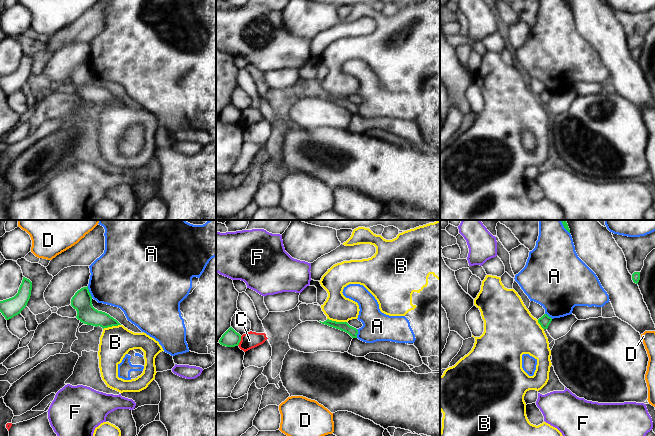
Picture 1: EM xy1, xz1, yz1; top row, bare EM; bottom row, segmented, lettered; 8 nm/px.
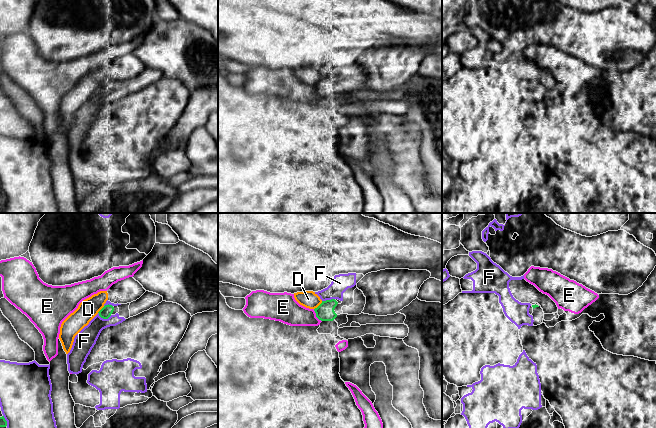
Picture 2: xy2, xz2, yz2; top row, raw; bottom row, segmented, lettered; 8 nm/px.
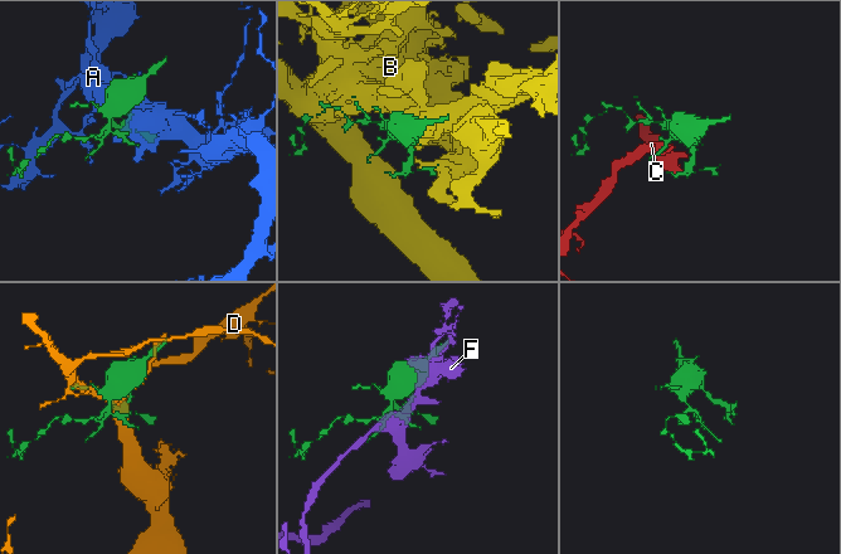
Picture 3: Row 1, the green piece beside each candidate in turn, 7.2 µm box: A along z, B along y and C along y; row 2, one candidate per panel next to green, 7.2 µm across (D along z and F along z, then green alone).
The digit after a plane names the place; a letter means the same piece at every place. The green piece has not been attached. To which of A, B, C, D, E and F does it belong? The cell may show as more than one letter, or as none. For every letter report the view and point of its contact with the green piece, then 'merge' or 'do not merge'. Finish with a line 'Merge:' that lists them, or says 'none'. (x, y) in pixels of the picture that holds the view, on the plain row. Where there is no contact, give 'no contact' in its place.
A: meets green in xy1 at (89, 68); do not merge
B: meets green in xz1 at (337, 98); do not merge
C: meets green in xz1 at (240, 116); do not merge
D: meets green in xz2 at (319, 81); do not merge
E: meets green in xz2 at (316, 91); do not merge
F: meets green in xy2 at (104, 94); do not merge
Merge: none

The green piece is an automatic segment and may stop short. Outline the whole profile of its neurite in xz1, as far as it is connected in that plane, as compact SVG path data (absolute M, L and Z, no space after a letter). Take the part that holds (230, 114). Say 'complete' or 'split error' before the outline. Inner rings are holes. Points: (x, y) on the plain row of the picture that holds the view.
complete; M230 103L220 114L219 119L226 123L238 122L241 117L241 111Z

